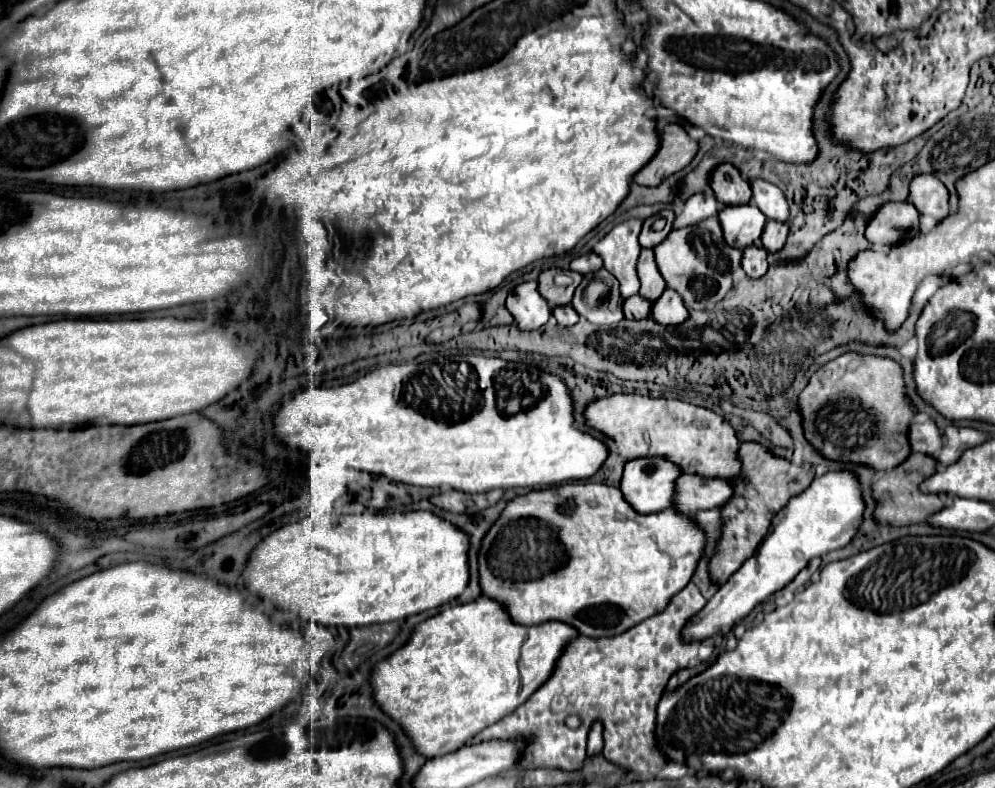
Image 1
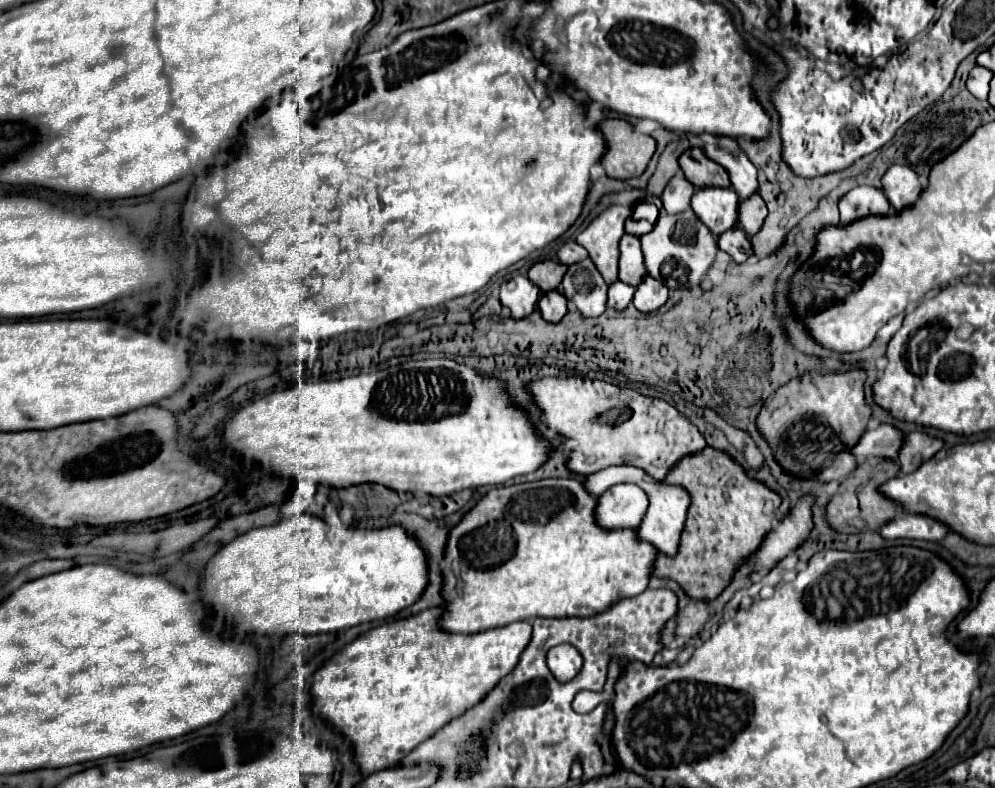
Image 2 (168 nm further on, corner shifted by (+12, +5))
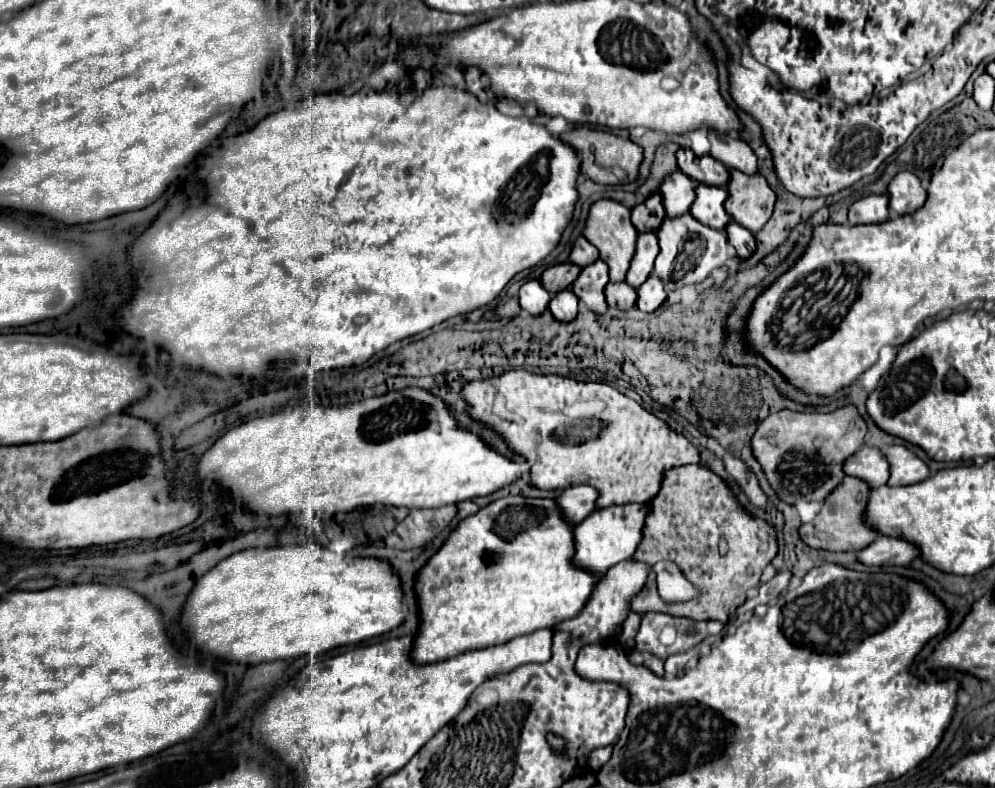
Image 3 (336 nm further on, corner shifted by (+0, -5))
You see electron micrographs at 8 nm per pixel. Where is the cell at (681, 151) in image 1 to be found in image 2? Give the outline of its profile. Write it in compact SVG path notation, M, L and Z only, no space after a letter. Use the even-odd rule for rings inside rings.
M603 119L597 123L597 129L605 139L605 153L599 165L605 169L607 177L639 177L655 153L655 139L635 133L631 123L621 119Z

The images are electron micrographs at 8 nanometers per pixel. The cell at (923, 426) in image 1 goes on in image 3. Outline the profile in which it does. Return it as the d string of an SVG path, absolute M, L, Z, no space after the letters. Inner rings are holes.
M863 445L849 461L845 461L845 473L869 481L871 487L881 487L889 479L889 463L879 447Z

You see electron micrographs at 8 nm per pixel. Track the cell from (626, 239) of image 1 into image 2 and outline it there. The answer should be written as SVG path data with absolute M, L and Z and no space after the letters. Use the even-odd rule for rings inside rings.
M609 205L603 213L593 217L589 225L577 235L577 243L589 251L595 267L599 269L605 283L617 281L619 261L619 239L625 233L625 219L631 215L629 207Z

